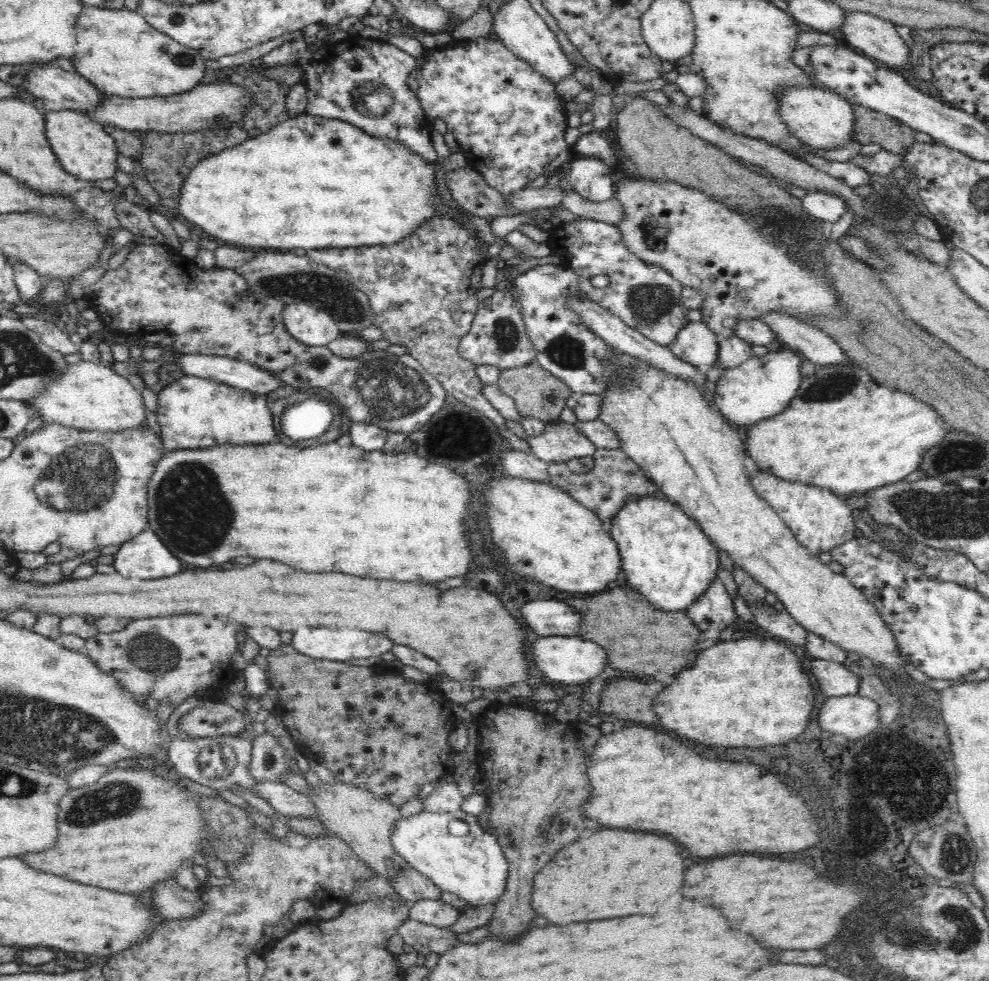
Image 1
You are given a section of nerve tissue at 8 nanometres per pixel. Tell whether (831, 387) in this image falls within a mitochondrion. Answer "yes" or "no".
yes

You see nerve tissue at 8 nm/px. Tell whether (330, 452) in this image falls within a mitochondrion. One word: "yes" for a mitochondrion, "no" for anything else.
no

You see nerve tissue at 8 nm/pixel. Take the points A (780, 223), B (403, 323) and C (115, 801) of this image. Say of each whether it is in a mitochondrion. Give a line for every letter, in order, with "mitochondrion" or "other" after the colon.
A: mitochondrion
B: other
C: mitochondrion

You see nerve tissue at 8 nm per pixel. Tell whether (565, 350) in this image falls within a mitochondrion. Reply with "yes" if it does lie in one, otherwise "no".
yes

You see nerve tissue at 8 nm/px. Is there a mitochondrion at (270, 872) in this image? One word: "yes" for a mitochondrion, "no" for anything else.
yes

